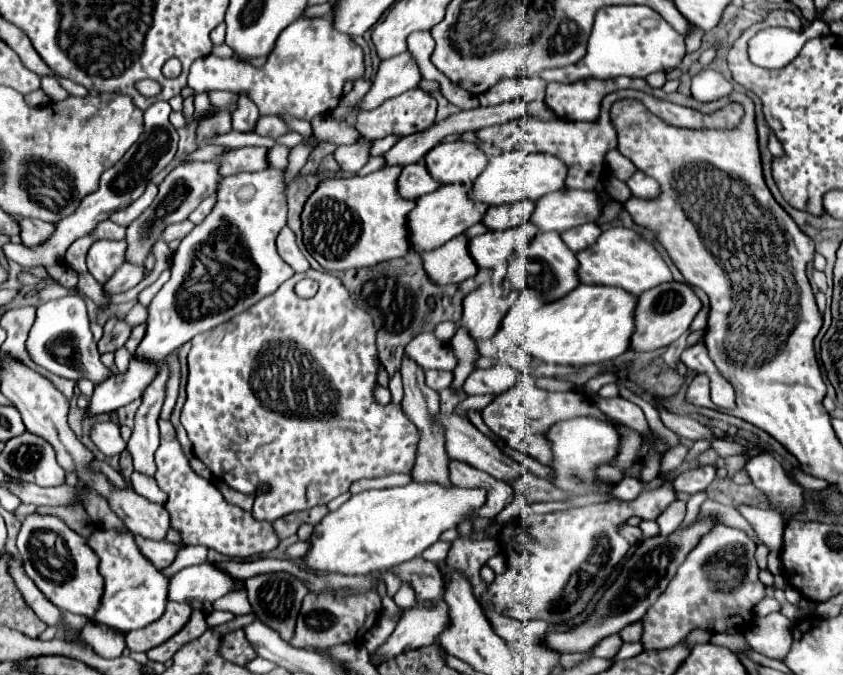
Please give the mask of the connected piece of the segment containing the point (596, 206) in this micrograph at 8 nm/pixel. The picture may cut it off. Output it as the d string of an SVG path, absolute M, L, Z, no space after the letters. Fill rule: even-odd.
M565 188L537 200L537 210L531 220L537 222L541 230L565 232L567 228L595 222L601 212L603 208L597 192ZM537 212L541 214L541 220L537 220Z

